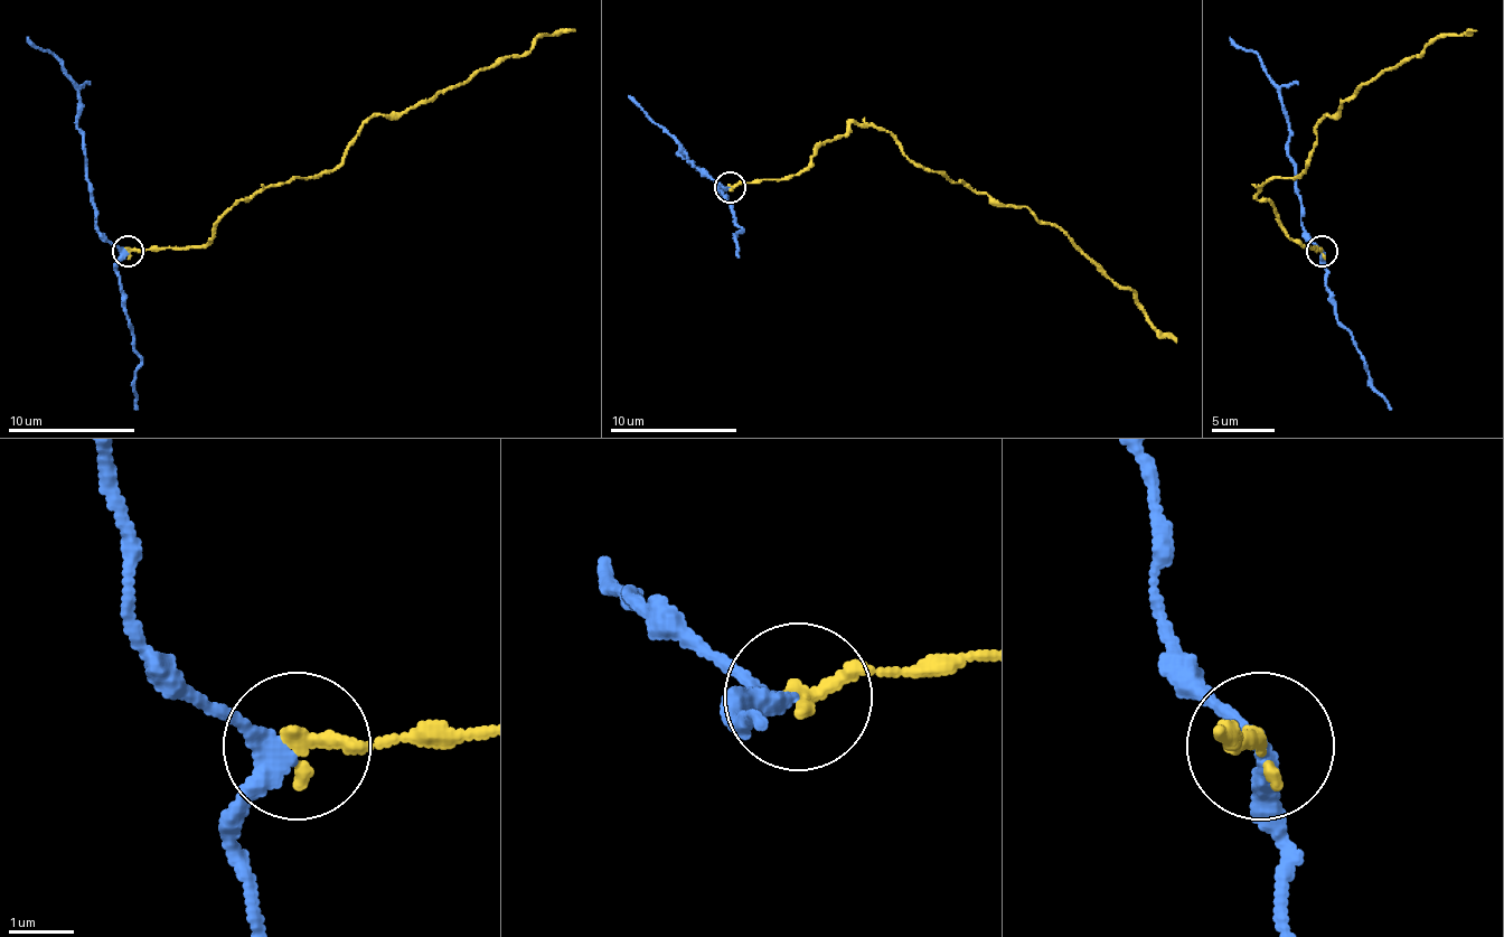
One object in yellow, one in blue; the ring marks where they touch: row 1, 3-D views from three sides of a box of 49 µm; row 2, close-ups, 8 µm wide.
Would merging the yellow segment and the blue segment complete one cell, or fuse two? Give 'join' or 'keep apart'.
keep apart

